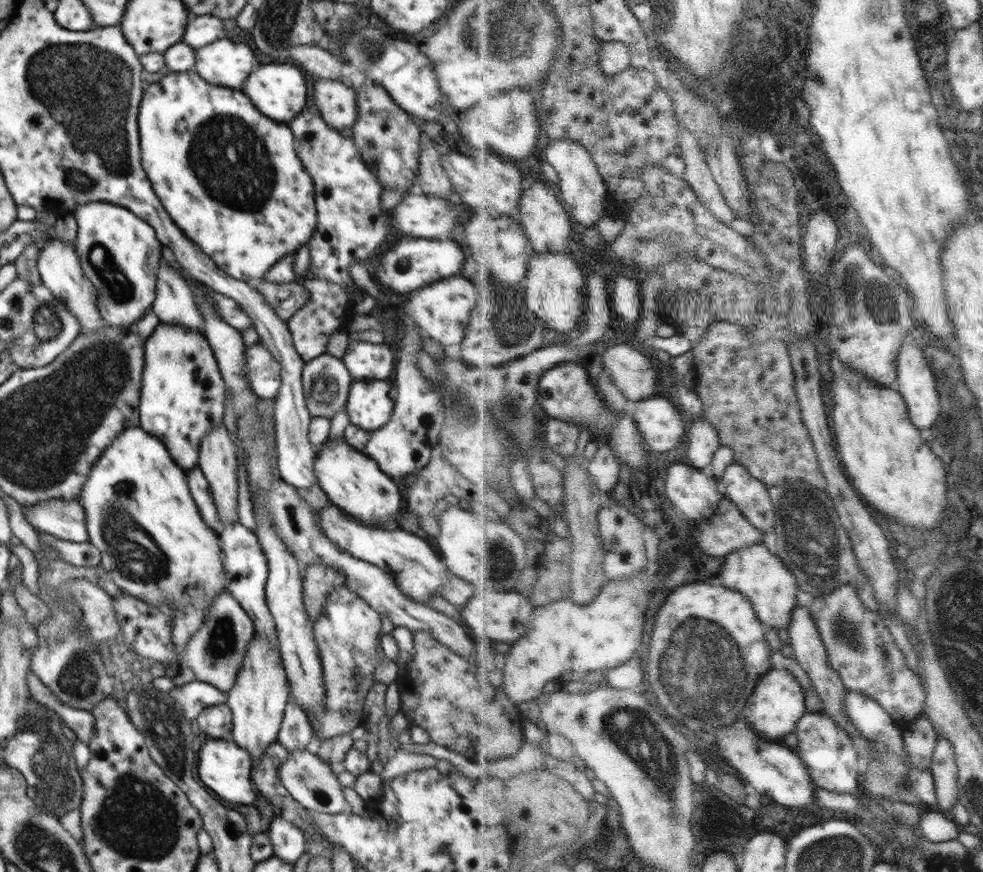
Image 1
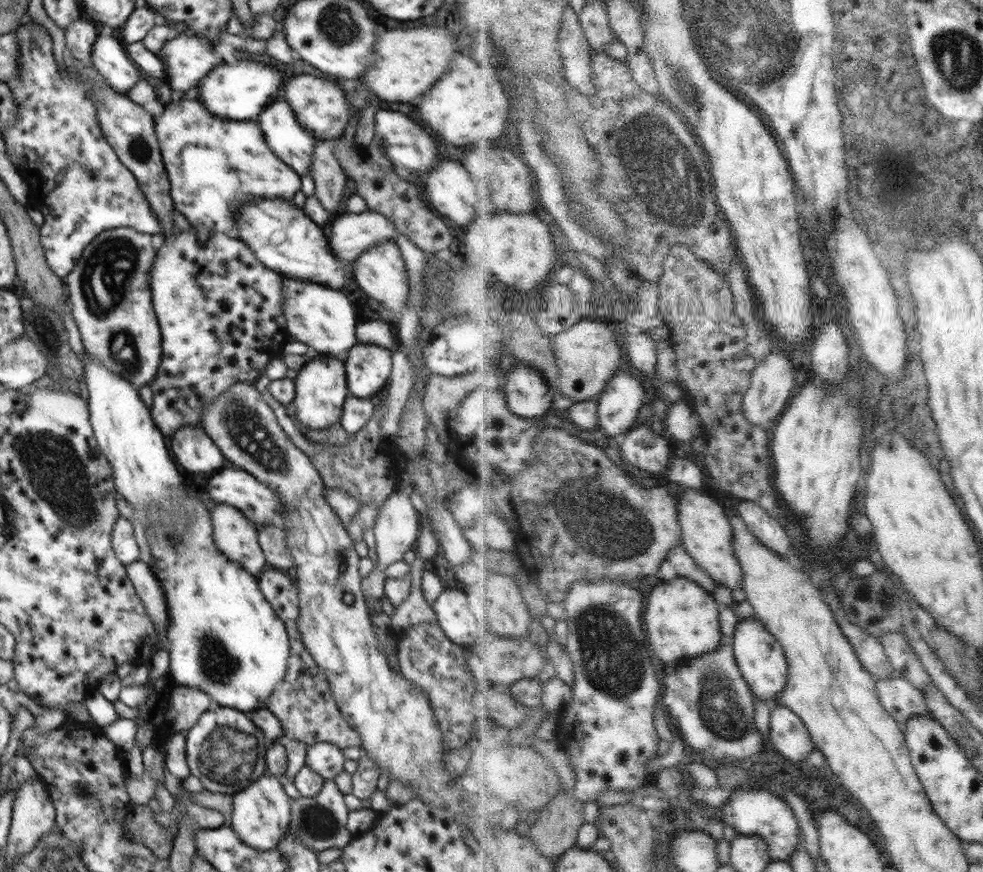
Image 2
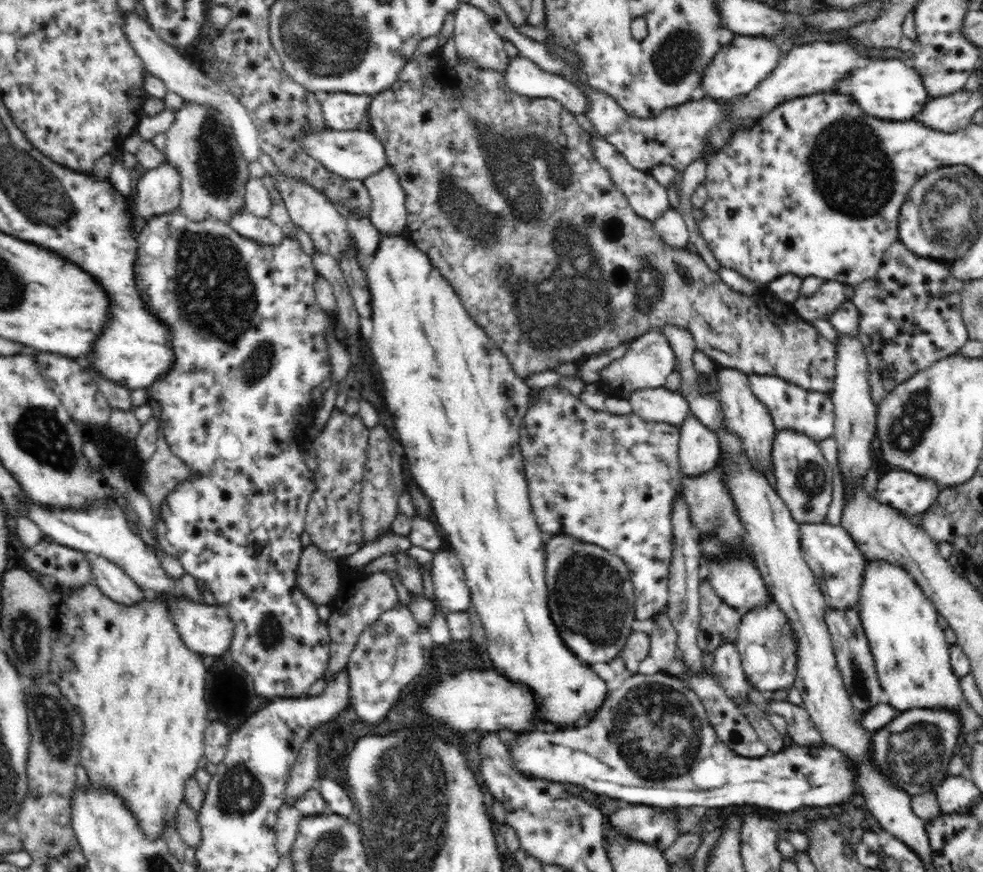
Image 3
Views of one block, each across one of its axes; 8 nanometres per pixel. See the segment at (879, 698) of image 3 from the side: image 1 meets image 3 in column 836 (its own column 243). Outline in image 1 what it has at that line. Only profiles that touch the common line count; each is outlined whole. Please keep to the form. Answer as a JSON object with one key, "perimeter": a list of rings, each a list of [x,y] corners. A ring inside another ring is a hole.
{"perimeter":[[[224,590],[224,592],[220,593],[220,595],[214,599],[212,605],[209,606],[202,626],[193,634],[193,638],[189,640],[189,643],[186,643],[185,664],[182,664],[181,667],[188,666],[188,668],[194,672],[196,681],[211,684],[218,690],[228,694],[230,689],[234,686],[238,673],[242,668],[247,646],[251,643],[255,631],[253,620],[246,614],[246,611],[240,607],[240,604],[232,595],[230,595],[230,592]]]}

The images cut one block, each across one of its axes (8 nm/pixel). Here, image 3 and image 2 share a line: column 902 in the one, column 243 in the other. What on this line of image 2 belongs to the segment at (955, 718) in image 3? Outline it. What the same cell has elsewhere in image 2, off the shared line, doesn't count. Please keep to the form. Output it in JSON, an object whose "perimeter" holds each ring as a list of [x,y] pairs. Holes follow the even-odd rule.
{"perimeter":[[[218,707],[203,712],[196,724],[185,733],[191,775],[210,792],[234,795],[248,788],[255,781],[252,770],[256,764],[256,746],[264,746],[262,732],[244,711]]]}

